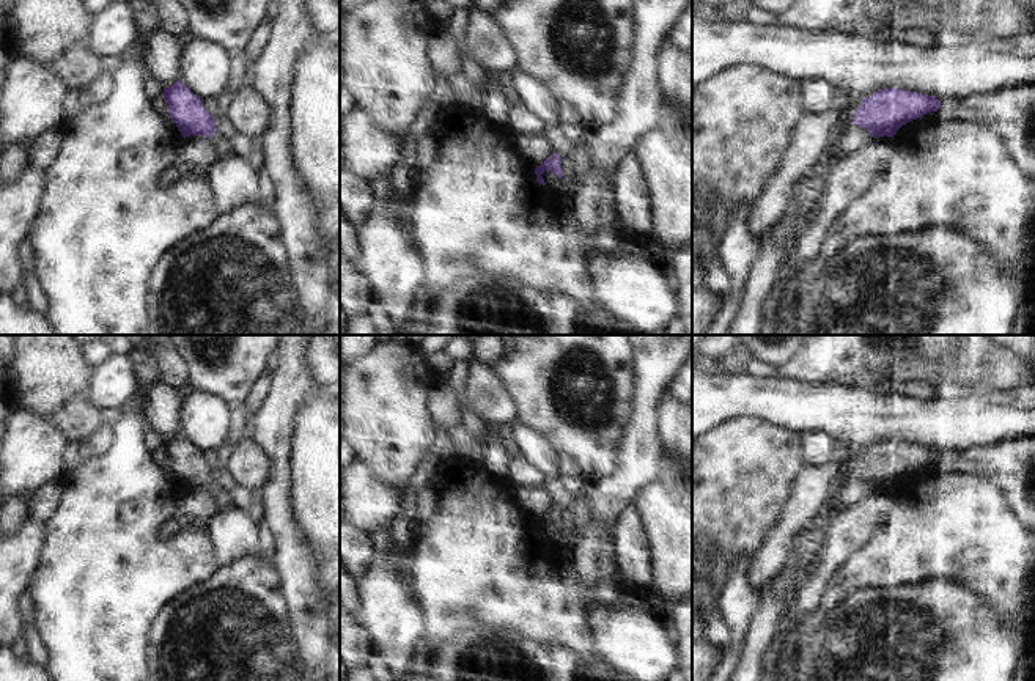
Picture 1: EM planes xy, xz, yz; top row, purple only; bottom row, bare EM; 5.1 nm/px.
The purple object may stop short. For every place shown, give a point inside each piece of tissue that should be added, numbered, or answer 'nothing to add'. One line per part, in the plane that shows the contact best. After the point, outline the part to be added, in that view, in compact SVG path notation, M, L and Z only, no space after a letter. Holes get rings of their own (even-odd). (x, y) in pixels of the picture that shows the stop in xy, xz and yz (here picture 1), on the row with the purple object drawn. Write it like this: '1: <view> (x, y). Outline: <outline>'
1: xz (567, 167). Outline: M562 157L560 167L562 167L563 178L566 179L574 173L571 157Z

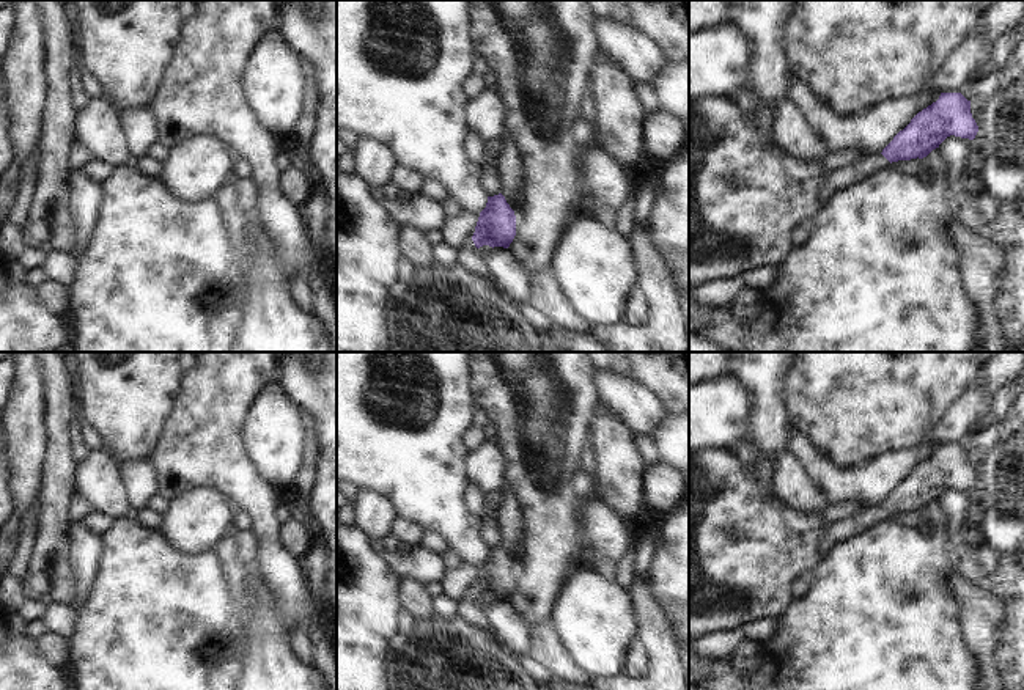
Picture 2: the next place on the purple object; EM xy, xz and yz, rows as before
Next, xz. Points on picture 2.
nothing to add.

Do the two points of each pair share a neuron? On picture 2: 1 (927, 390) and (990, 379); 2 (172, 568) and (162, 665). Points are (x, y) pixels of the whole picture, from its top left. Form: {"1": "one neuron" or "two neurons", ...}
{"1": "two neurons", "2": "one neuron"}

